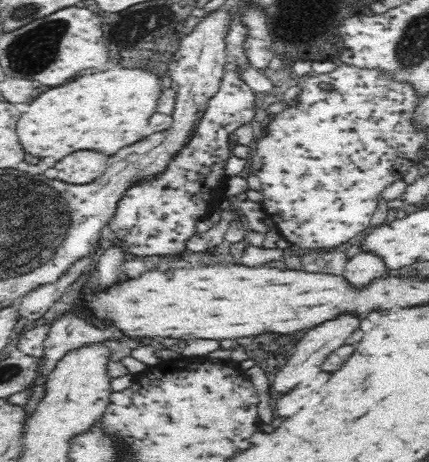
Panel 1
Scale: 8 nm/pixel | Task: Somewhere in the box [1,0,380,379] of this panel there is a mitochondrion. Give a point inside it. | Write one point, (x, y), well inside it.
(34, 48)

